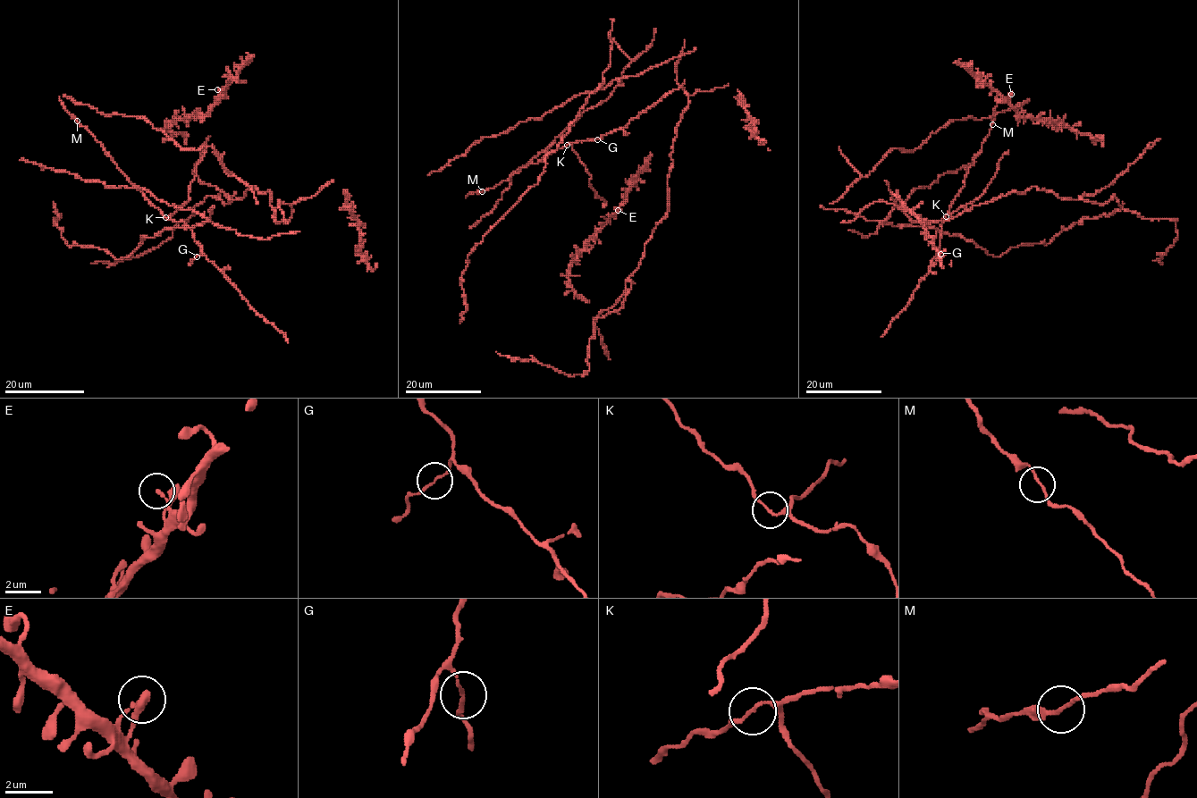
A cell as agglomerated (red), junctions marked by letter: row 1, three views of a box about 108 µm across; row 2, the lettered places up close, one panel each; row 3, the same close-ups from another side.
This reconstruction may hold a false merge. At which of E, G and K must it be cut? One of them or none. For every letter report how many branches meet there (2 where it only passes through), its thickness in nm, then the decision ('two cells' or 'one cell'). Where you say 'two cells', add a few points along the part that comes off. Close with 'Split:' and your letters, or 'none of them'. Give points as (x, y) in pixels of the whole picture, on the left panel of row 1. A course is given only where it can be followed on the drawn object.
E: branches 2; calibre 140 nm; one cell
G: branches 2; calibre 140 nm; one cell
K: branches 2; calibre 130 nm; one cell
Split: none of them

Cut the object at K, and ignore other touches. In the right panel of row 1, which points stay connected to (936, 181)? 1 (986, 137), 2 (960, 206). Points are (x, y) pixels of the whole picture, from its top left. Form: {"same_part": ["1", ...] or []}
{"same_part": ["2"]}

